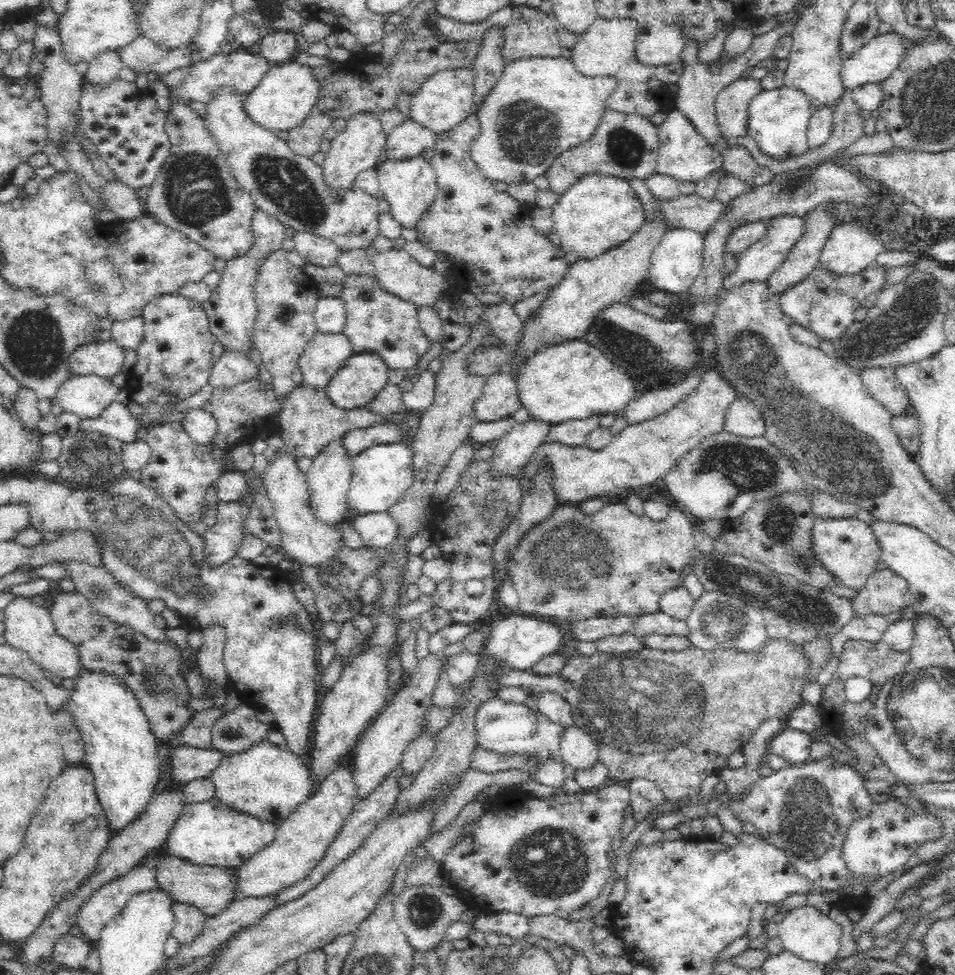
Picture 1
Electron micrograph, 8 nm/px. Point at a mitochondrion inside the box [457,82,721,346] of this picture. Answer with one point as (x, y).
(529, 131)

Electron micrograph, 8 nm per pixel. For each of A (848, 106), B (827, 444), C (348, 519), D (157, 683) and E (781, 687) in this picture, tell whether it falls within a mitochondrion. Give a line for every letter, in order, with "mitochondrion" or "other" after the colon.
A: other
B: mitochondrion
C: other
D: mitochondrion
E: other

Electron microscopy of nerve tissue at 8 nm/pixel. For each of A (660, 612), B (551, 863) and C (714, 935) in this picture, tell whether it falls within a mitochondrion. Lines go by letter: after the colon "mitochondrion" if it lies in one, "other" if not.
A: other
B: mitochondrion
C: other

